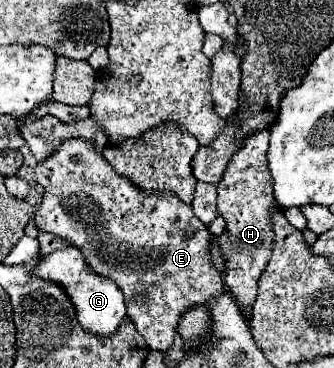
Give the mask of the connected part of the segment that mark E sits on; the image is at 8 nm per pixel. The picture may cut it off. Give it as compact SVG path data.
M73 138L59 144L53 150L53 156L37 162L33 172L35 180L45 186L45 200L35 212L37 228L71 240L81 248L93 272L117 282L125 294L127 316L145 336L151 350L167 352L173 346L181 316L197 304L205 306L225 290L221 272L217 272L209 260L211 234L193 214L193 208L175 198L171 192L145 192L143 188L137 188L133 182L125 180L125 176L119 172L113 172L103 156L103 150L93 148L93 140Z

